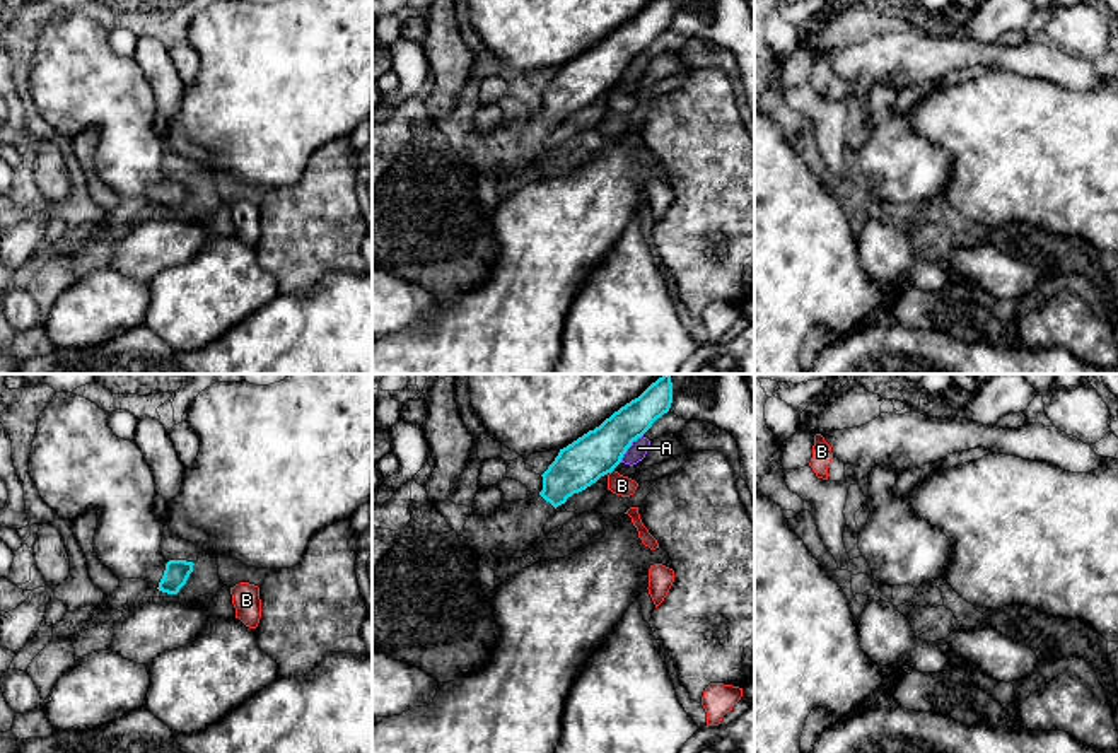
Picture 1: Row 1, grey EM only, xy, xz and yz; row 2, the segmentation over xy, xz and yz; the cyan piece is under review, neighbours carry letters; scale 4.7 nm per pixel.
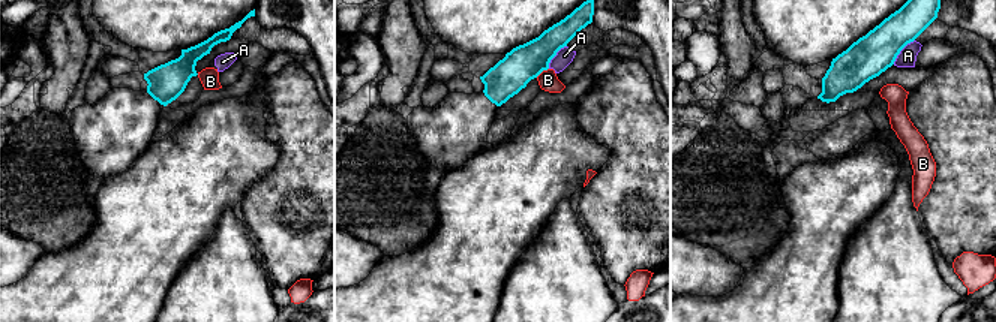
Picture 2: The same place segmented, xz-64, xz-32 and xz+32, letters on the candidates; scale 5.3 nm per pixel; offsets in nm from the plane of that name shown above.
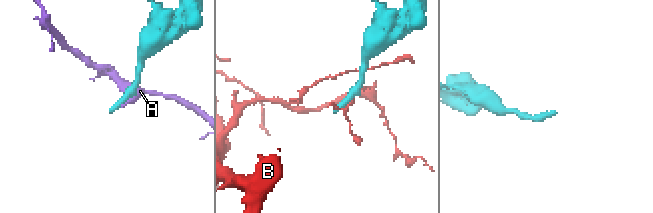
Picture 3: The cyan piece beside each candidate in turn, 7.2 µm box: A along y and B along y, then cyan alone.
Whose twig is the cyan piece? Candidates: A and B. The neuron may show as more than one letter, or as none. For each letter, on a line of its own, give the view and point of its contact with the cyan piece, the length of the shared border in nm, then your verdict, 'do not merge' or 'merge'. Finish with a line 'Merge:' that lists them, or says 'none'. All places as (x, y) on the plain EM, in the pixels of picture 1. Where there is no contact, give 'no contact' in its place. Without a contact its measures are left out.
A: meets cyan in xz at (628, 64); contact 170 nm long; do not merge
B: meets cyan in xz at (611, 87); contact 40 nm long; do not merge
Merge: none

